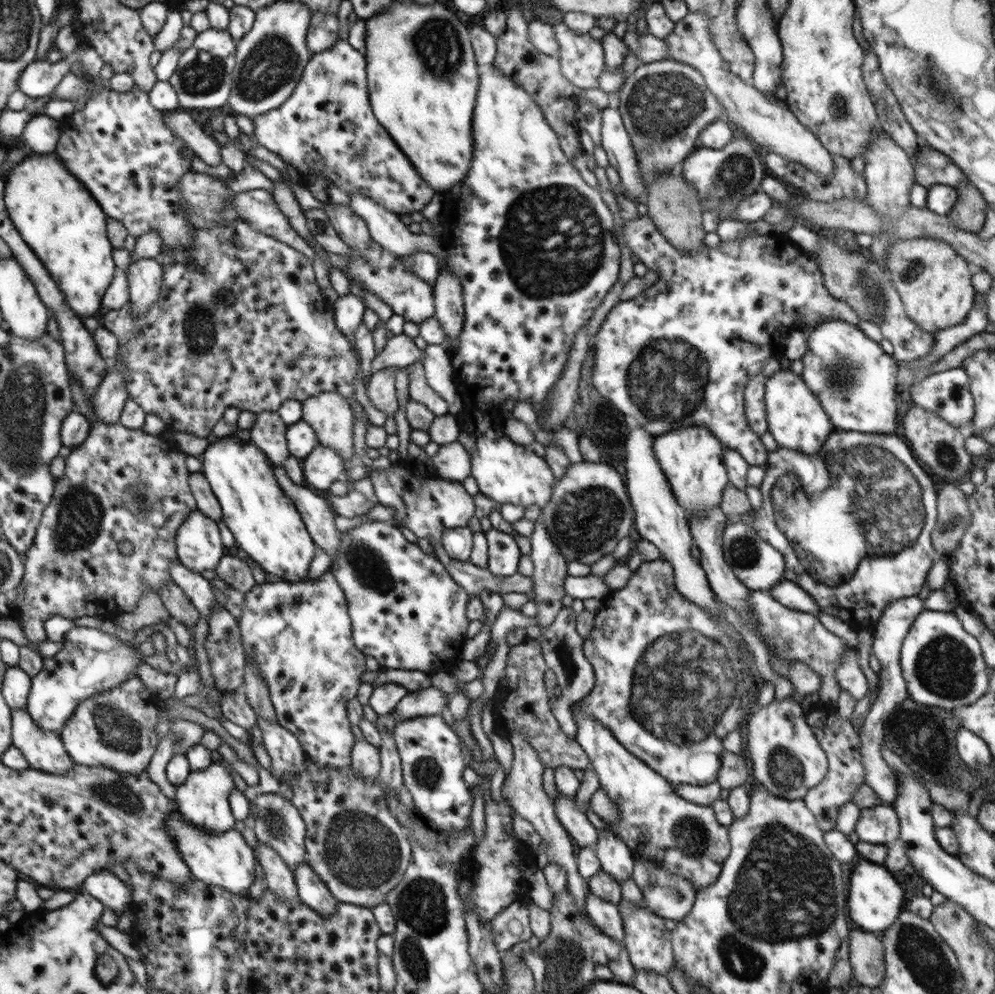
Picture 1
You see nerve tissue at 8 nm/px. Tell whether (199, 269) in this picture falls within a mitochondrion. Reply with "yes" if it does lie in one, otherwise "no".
yes

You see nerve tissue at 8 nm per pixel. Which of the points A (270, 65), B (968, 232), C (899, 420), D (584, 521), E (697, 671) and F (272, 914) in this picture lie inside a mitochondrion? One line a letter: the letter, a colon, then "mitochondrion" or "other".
A: mitochondrion
B: other
C: other
D: mitochondrion
E: mitochondrion
F: other

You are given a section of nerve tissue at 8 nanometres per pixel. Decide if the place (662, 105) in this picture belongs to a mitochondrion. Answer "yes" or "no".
yes

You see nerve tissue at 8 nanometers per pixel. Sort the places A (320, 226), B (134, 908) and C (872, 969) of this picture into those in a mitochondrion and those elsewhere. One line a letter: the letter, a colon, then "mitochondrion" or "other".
A: other
B: other
C: other

